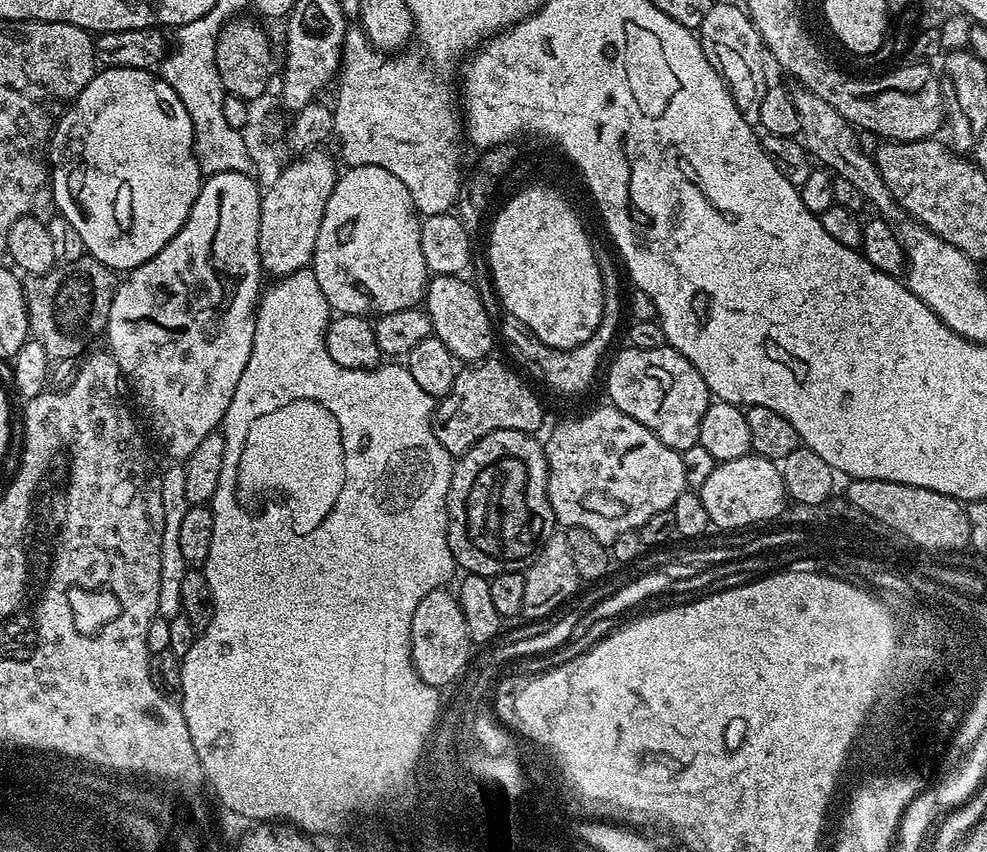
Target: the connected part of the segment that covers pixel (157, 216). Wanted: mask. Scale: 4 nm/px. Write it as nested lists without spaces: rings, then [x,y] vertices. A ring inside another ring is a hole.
[[[105,67],[97,71],[91,82],[78,94],[78,98],[68,105],[63,116],[56,122],[52,130],[52,139],[48,146],[48,159],[50,161],[50,187],[54,194],[54,202],[59,215],[64,216],[78,234],[83,244],[83,251],[93,256],[113,270],[131,270],[154,258],[178,234],[178,230],[186,222],[190,210],[200,193],[202,173],[200,163],[196,161],[196,143],[192,133],[190,114],[186,114],[186,106],[182,106],[182,98],[170,90],[170,86],[155,71],[146,69],[111,68]]]

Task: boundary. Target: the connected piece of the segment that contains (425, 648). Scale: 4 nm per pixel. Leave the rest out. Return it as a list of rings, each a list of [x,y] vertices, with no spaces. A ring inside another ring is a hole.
[[[447,587],[430,590],[430,594],[418,602],[418,610],[414,610],[414,622],[410,622],[416,665],[420,668],[421,676],[429,681],[451,680],[460,670],[460,665],[469,667],[474,651],[470,630],[466,630],[466,614],[462,614],[457,593],[448,591]]]

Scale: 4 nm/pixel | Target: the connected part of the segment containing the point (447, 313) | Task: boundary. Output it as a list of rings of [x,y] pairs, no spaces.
[[[432,276],[428,281],[426,311],[432,323],[432,335],[436,336],[460,362],[479,362],[491,357],[492,320],[480,292],[459,276]]]

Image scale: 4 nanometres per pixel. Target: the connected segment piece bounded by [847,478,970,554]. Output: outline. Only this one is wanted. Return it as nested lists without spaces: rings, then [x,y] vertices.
[[[874,478],[849,479],[848,500],[859,515],[871,512],[888,524],[907,532],[920,544],[936,547],[940,554],[963,553],[970,545],[970,518],[967,507],[961,501],[922,486],[906,486],[902,482],[886,482]]]

